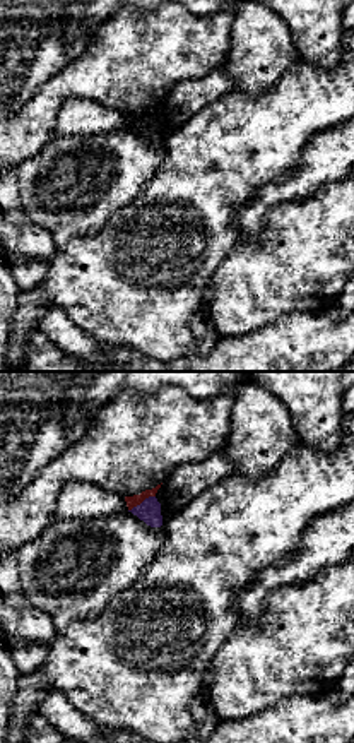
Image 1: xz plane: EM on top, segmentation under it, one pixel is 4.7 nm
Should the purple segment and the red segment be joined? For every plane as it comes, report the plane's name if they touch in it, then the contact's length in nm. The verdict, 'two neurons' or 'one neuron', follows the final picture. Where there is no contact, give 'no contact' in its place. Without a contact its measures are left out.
xz | 150 nm

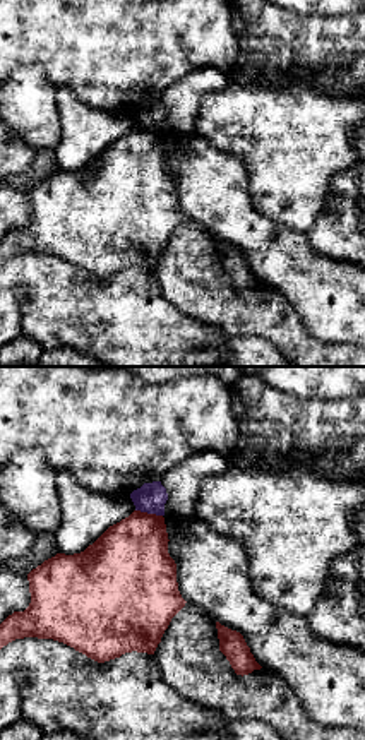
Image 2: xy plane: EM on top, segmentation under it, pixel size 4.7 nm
xy | 130 nm

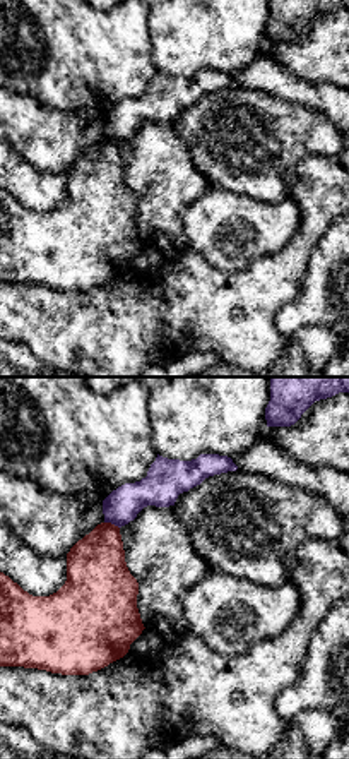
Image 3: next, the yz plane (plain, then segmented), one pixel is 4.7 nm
yz | 80 nm

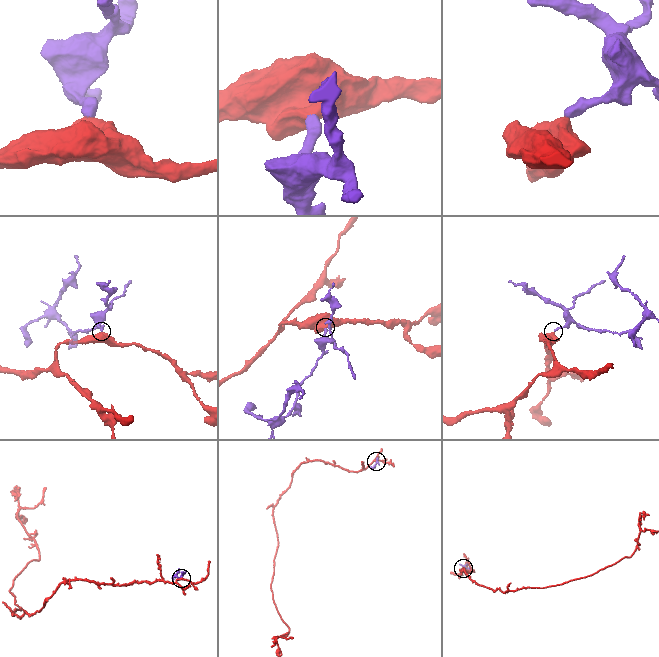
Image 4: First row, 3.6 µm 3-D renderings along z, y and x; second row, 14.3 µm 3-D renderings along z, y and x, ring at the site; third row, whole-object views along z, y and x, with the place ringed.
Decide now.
two neurons

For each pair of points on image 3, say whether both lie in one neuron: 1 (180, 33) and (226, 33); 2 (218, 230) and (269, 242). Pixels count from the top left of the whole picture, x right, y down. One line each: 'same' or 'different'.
1: same
2: same

